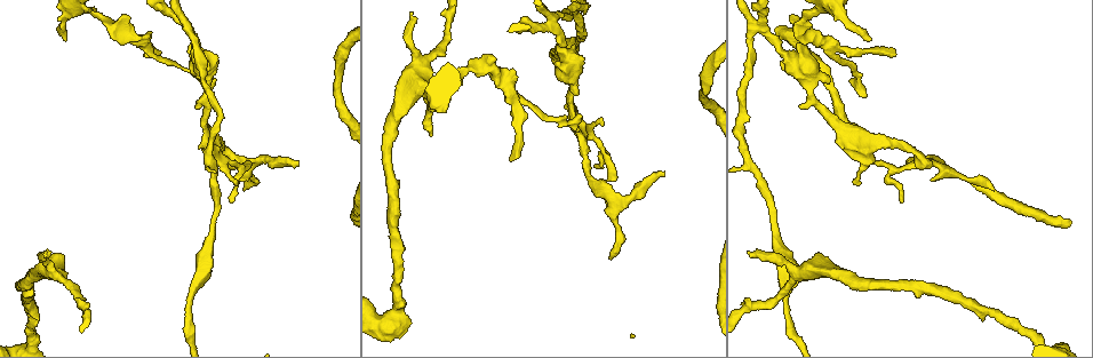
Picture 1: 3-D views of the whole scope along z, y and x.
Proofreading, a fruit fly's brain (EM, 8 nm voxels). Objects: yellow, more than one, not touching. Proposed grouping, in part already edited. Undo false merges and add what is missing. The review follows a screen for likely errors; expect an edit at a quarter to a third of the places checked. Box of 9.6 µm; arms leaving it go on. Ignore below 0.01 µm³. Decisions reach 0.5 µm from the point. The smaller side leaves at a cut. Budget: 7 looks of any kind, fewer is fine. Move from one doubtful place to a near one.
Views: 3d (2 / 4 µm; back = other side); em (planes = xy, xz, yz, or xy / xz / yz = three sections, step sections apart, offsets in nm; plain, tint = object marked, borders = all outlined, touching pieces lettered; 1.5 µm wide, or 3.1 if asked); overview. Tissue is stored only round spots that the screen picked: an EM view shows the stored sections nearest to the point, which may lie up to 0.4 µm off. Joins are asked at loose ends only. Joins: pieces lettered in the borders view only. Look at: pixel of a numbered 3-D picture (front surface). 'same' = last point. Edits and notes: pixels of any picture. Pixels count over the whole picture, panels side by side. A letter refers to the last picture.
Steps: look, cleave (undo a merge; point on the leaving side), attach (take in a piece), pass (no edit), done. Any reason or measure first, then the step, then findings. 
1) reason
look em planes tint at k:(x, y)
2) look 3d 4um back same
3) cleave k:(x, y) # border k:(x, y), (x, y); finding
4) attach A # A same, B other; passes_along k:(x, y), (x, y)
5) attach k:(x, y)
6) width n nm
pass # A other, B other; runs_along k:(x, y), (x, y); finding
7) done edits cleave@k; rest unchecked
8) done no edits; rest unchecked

abrupt turn
look em planes borders at 1:(190, 29)

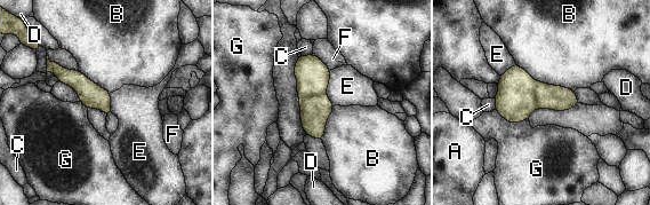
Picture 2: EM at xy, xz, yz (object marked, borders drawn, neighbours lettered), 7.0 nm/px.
width 180 nm
cleave 2:(313, 76) # A other, B other, C other, D other, E other, F other, G other; border 2:(324, 92), (318, 95), (299, 97); two cells meet here

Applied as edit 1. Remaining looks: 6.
see it whole again
look overview

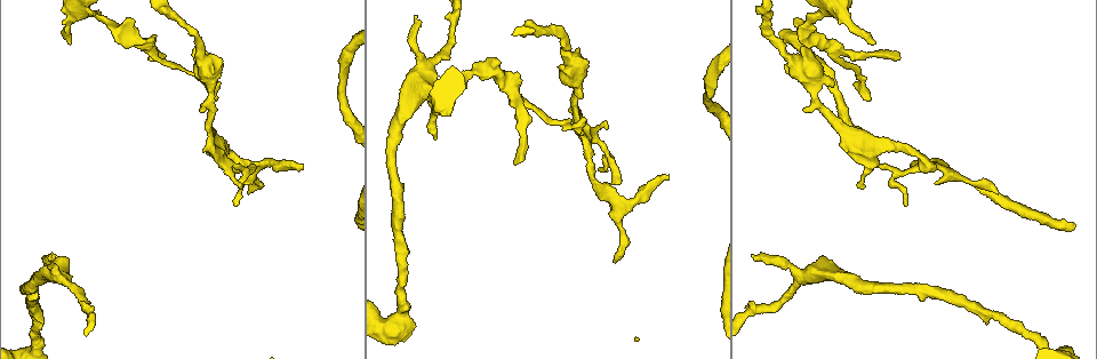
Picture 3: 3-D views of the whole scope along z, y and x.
free end
look em planes borders at 3:(242, 188)

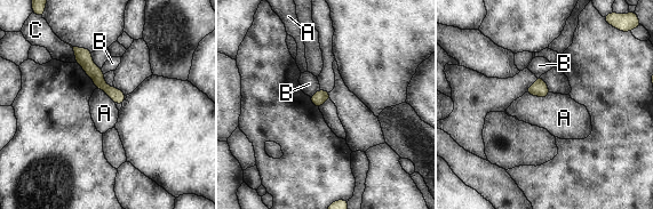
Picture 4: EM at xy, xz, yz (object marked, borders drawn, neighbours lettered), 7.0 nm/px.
longest_contact A 180 nm
pass # A other, B other, C other; border 4:(526, 91), (541, 97), (550, 93); none of them fits

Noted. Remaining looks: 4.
look em yz step 4 tint at 3:(50, 255)

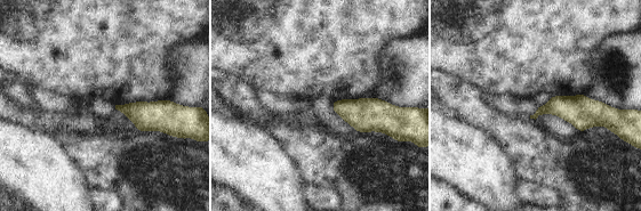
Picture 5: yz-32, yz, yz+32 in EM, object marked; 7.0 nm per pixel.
another direction
look em planes borders same

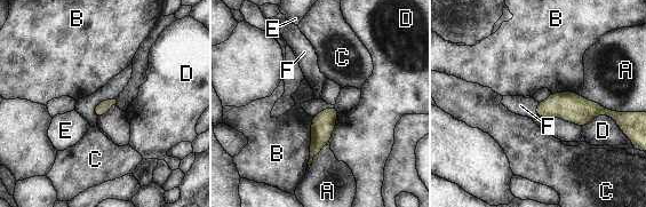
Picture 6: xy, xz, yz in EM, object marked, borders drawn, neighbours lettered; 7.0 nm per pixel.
attach 6:(520, 105) # A other, B other, C other, D other, E other, F same; passes_along 6:(569, 106), (536, 109), (520, 105); it goes on there

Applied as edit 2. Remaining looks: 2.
done edits cleave@2, attach@6; rest unchecked

